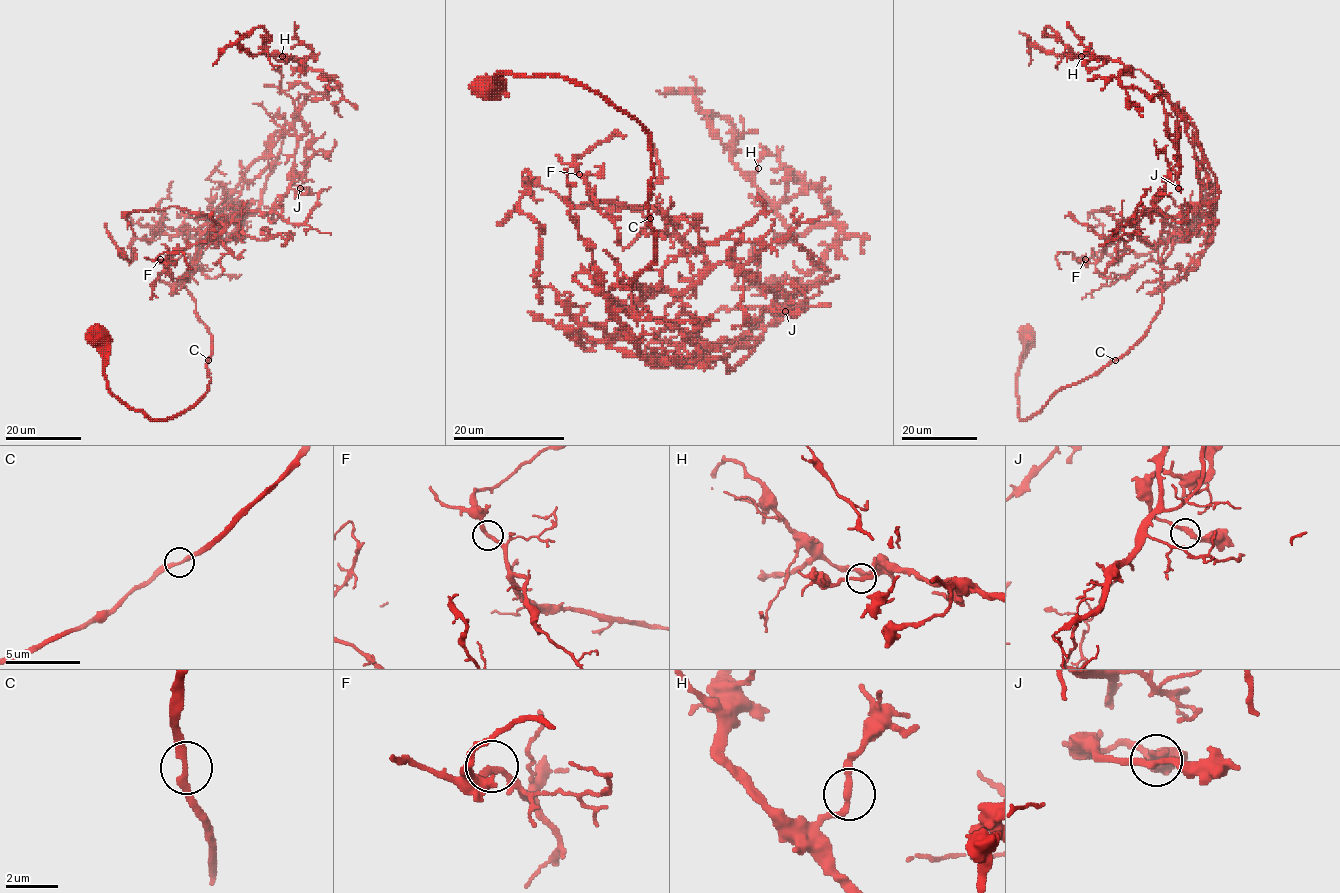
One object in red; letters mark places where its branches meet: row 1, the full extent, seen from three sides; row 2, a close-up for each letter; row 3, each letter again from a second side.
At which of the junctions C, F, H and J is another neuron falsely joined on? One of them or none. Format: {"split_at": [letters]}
{"split_at": []}

